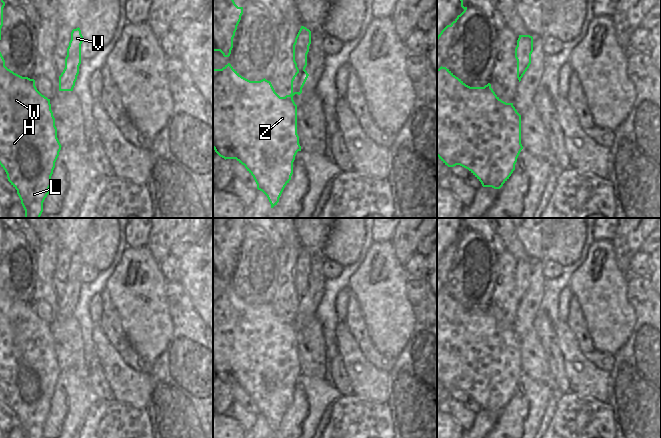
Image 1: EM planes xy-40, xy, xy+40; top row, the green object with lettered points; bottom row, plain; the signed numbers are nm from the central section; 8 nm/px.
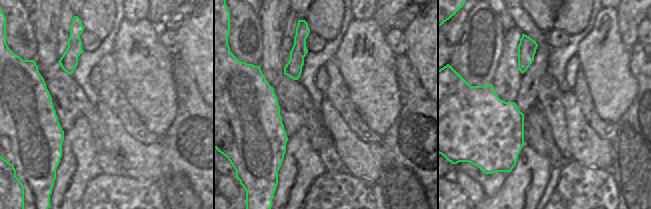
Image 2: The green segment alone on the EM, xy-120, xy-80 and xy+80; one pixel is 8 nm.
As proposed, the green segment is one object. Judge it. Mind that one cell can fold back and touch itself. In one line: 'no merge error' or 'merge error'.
merge error

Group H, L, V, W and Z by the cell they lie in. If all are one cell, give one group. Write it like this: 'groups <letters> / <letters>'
groups H L W Z / V

